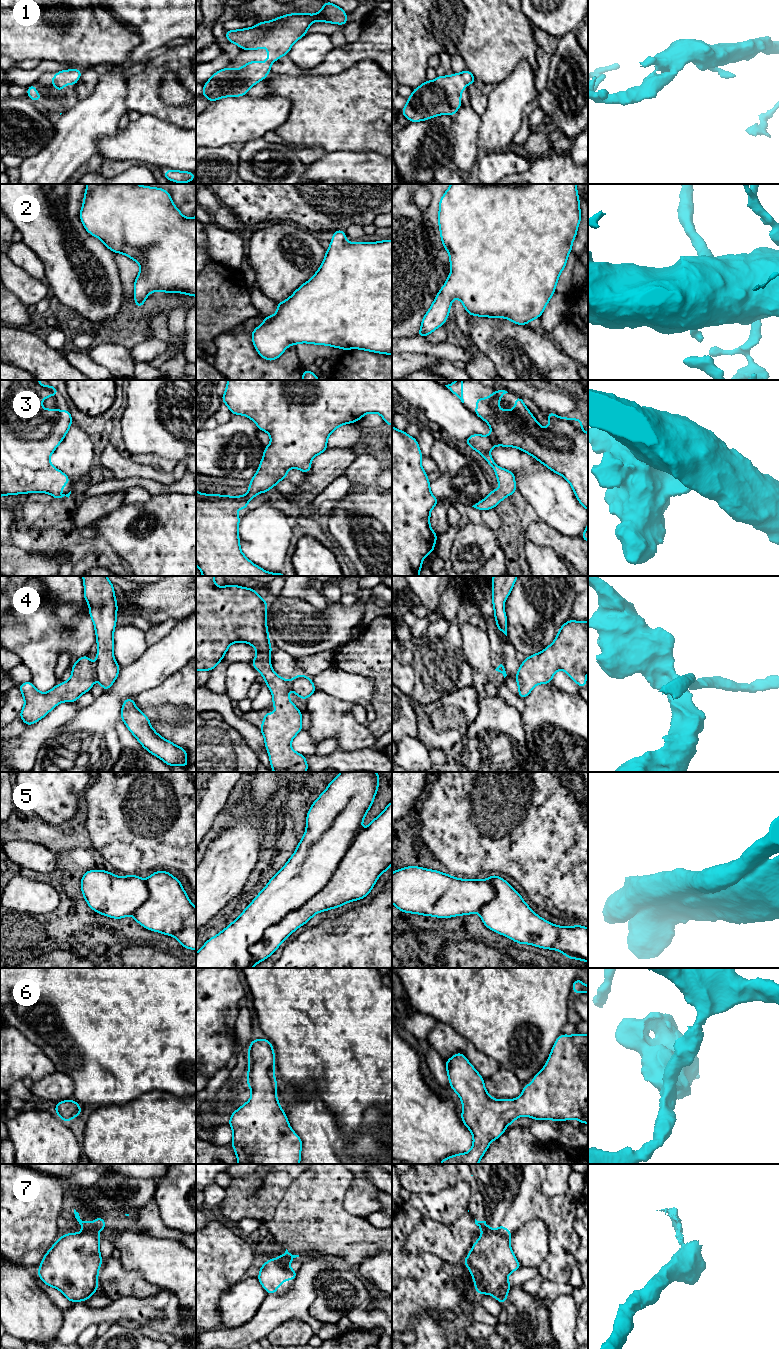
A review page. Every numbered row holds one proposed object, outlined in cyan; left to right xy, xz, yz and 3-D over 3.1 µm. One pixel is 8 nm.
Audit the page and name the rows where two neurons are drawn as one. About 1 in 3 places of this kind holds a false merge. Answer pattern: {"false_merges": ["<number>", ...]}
{"false_merges": ["4", "5", "7"]}

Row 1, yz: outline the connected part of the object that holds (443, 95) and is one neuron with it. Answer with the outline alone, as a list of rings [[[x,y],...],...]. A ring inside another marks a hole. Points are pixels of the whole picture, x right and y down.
[[[468,69],[461,74],[437,76],[434,81],[426,80],[422,85],[413,89],[413,93],[407,98],[407,105],[401,110],[401,113],[410,122],[428,120],[442,114],[452,117],[462,105],[461,92],[468,84],[476,82],[474,75]]]

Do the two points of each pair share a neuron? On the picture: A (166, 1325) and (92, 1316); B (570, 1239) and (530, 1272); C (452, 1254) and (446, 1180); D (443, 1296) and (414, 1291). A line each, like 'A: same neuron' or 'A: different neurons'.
A: same neuron
B: different neurons
C: same neuron
D: same neuron

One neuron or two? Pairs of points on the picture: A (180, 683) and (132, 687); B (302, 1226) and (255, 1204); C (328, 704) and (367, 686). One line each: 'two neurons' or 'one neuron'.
A: two neurons
B: two neurons
C: two neurons

